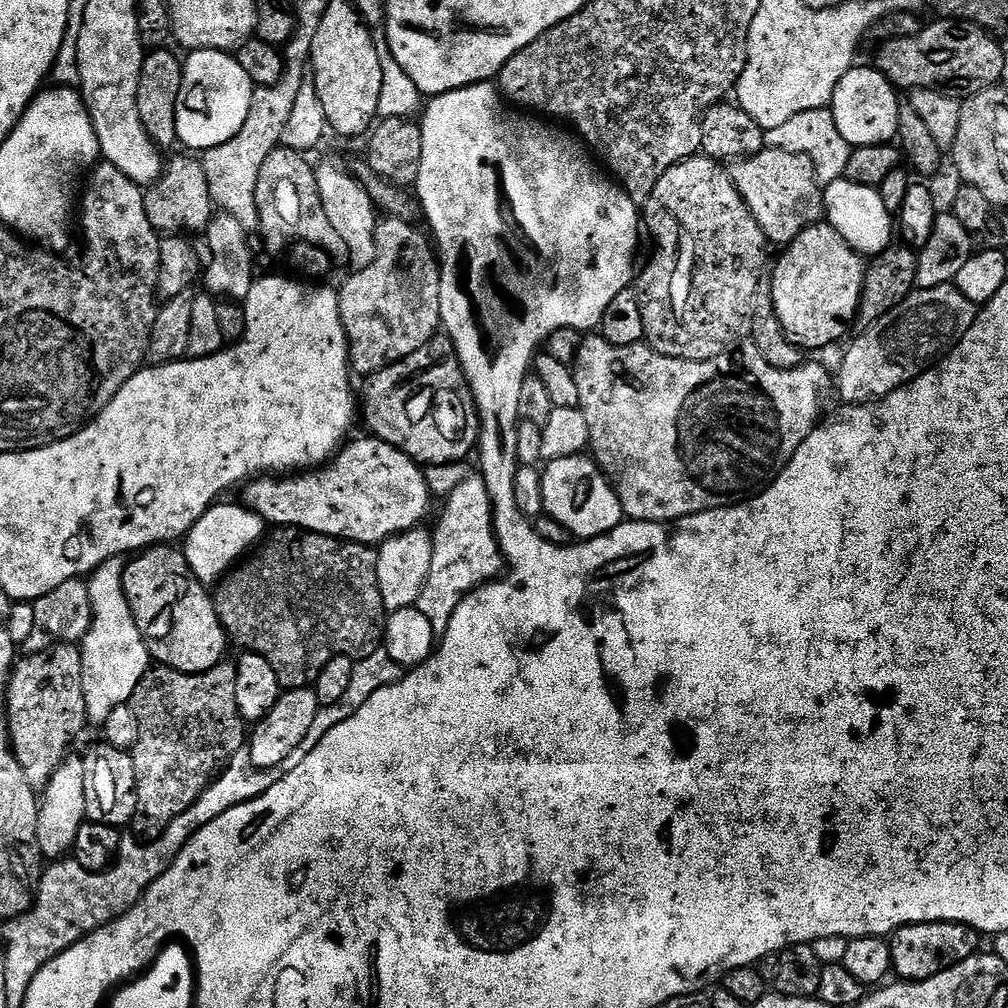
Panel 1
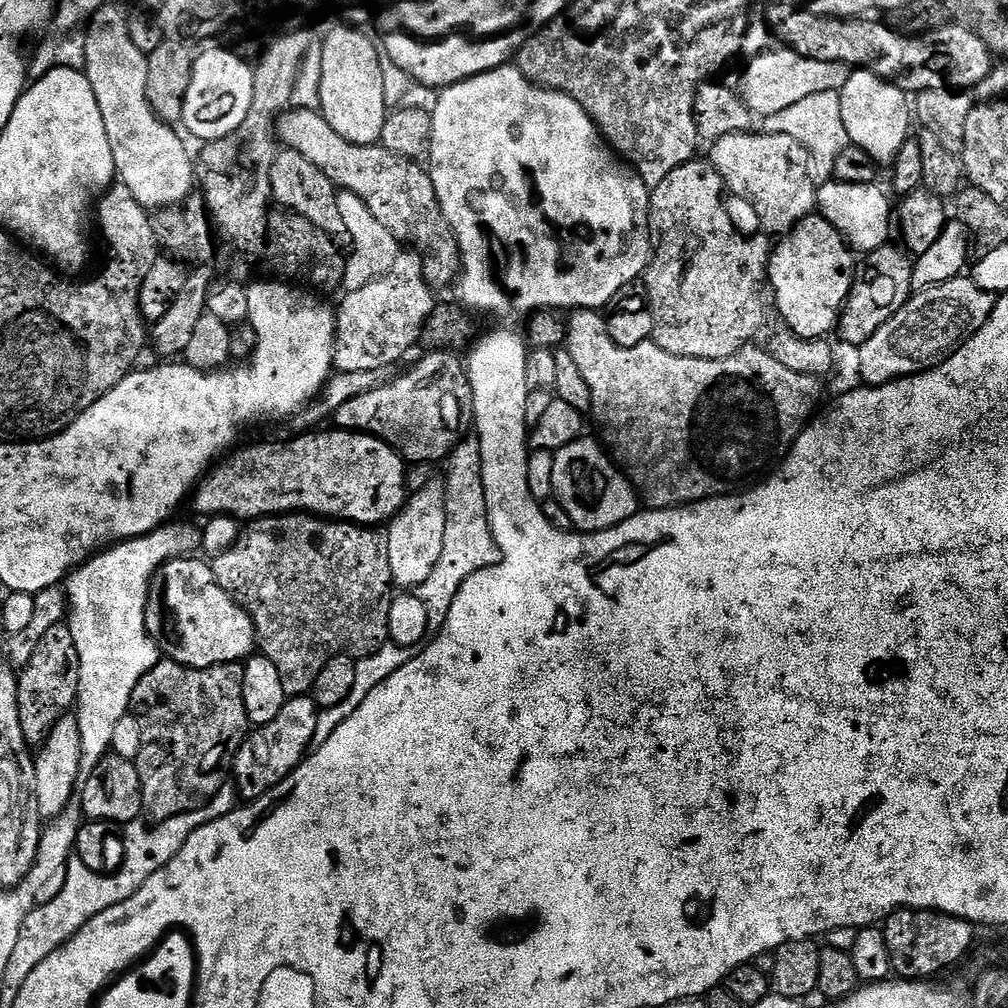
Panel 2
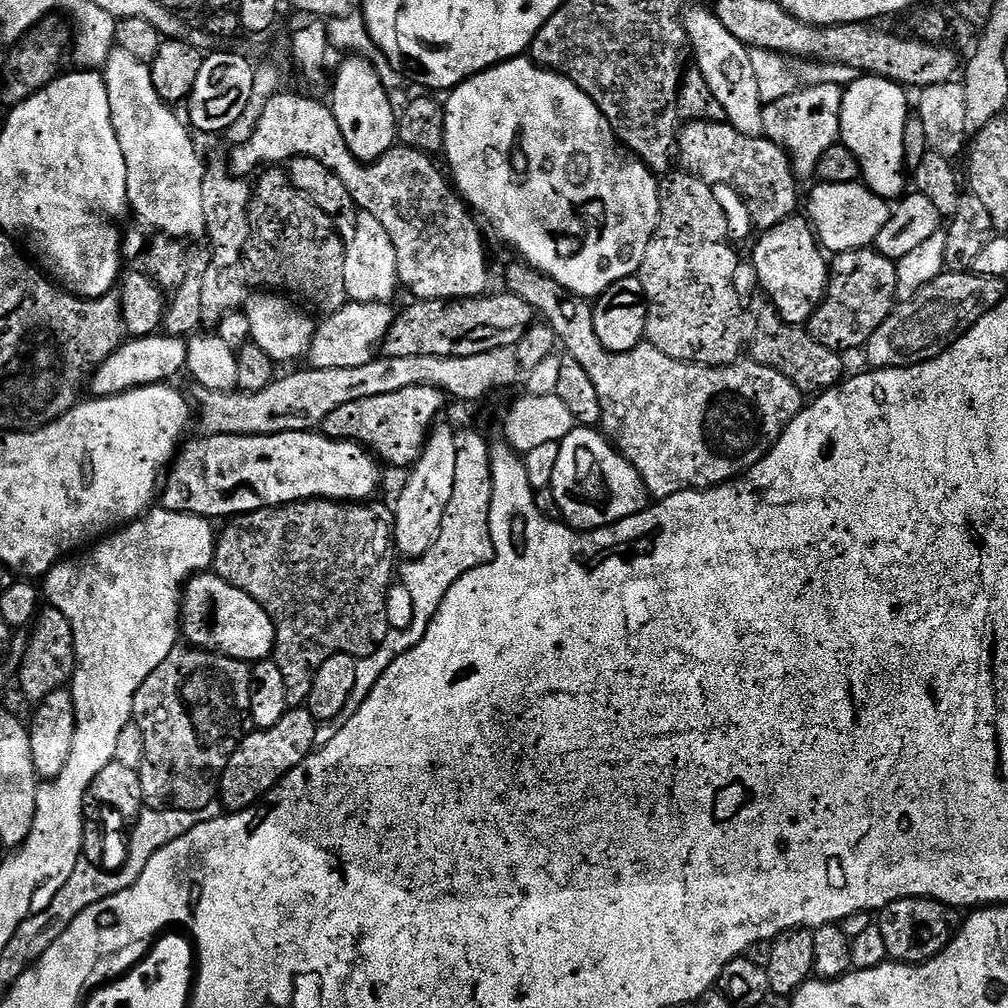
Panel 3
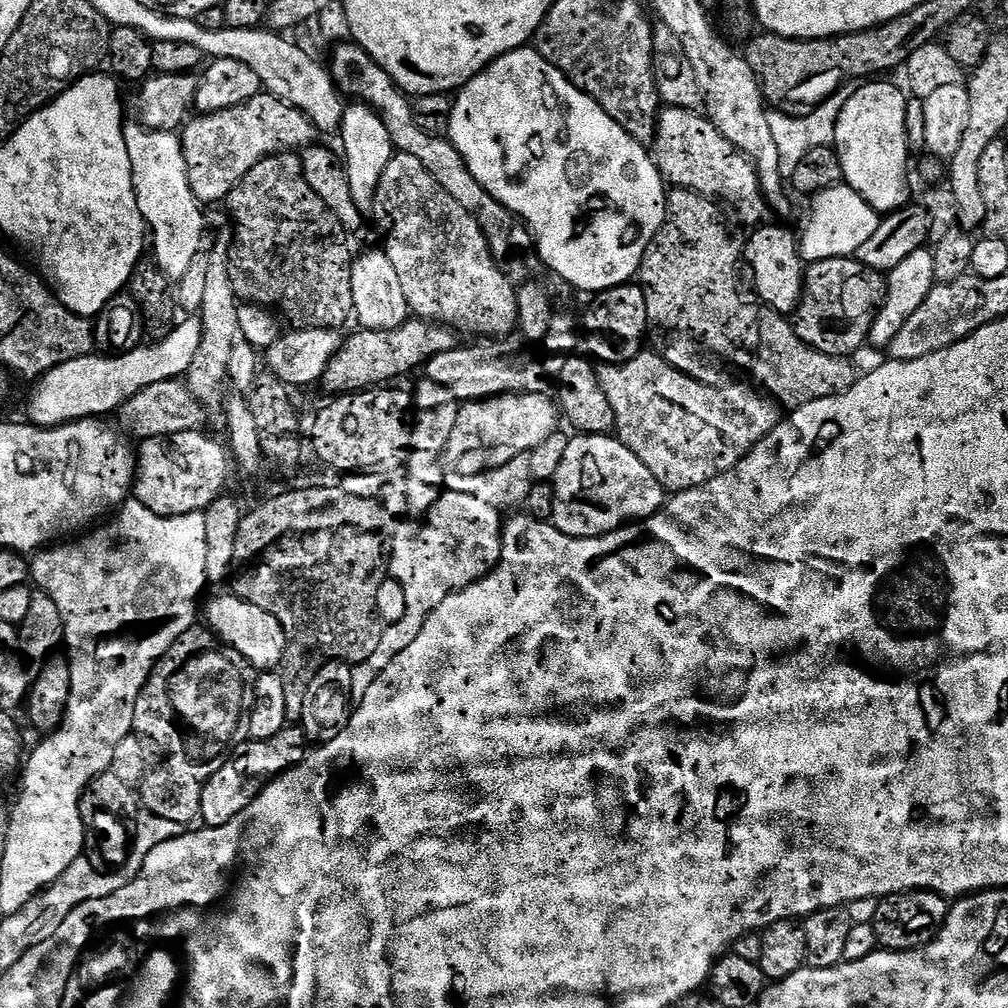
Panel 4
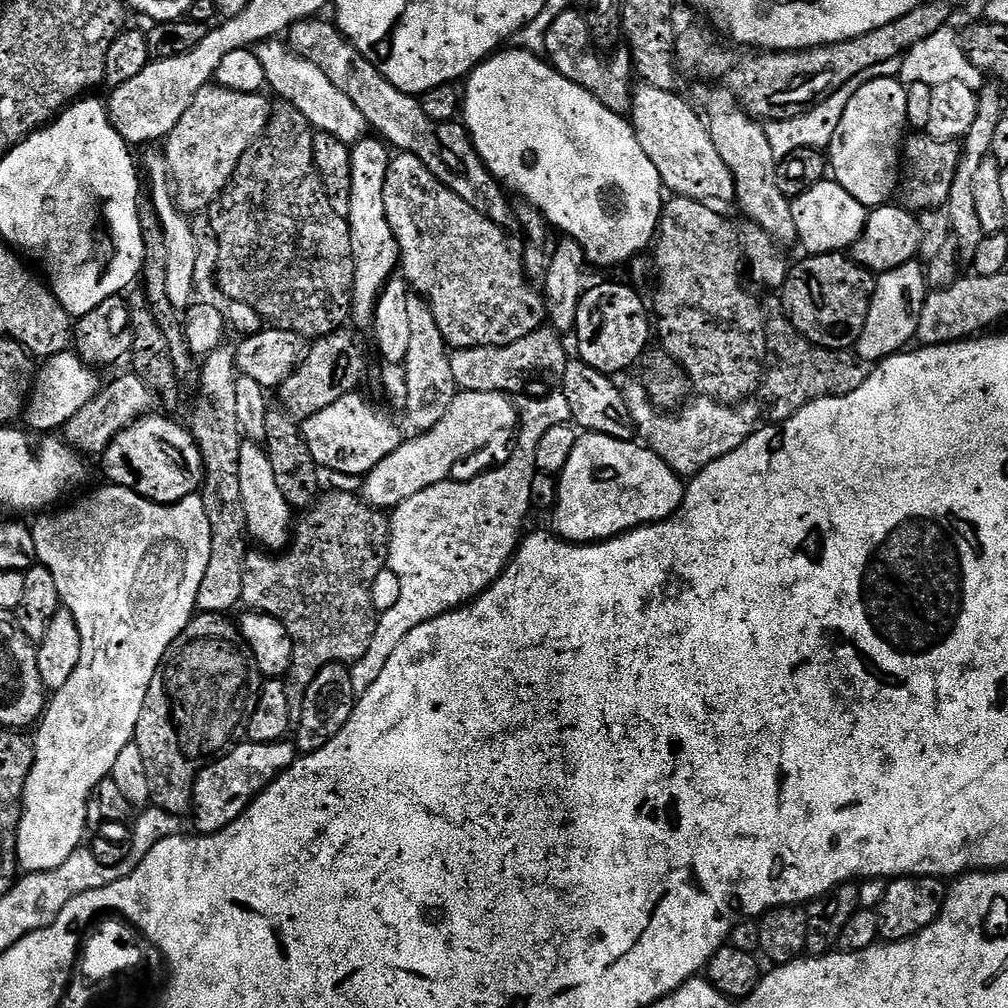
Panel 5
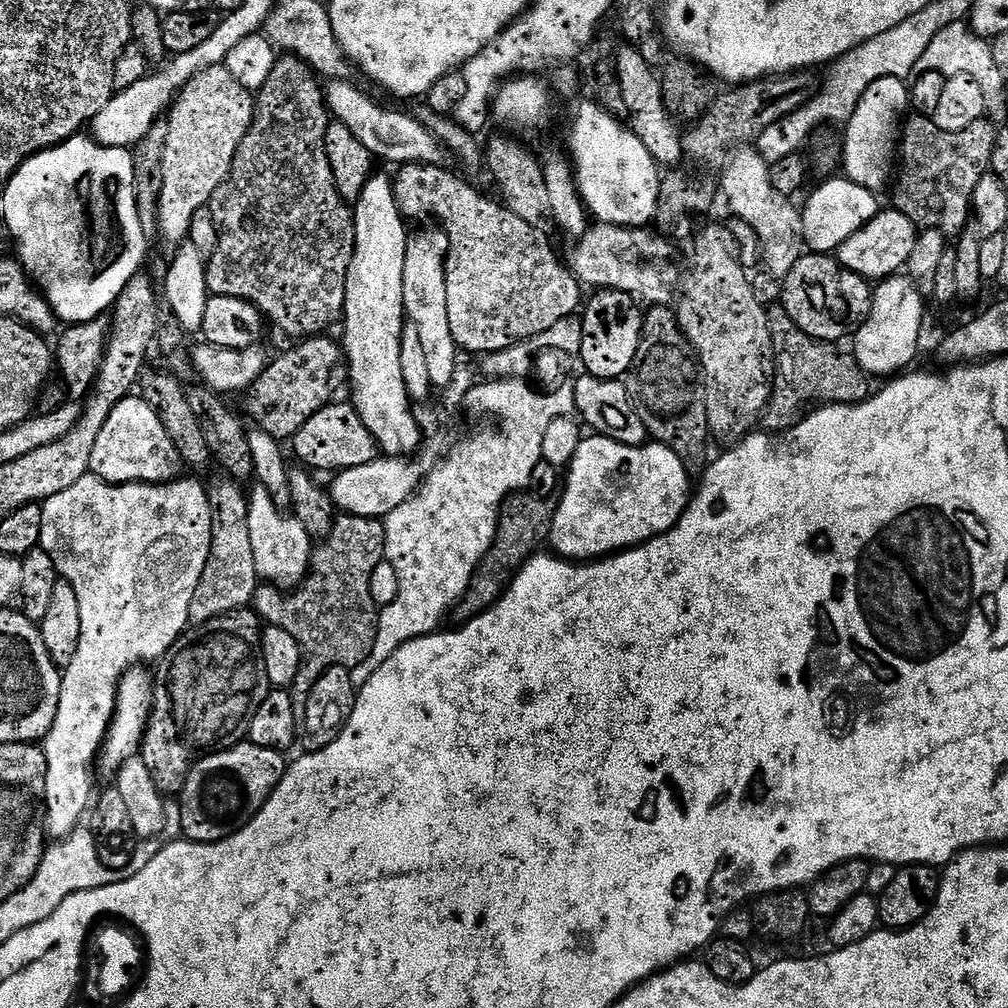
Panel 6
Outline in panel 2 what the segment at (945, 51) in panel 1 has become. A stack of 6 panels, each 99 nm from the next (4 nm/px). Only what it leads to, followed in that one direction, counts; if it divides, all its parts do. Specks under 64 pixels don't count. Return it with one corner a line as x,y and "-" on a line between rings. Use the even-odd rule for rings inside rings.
780,4
768,12
766,24
774,33
777,41
807,60
844,64
849,70
869,72
882,78
888,84
901,88
906,94
925,92
926,90
973,90
992,72
994,57
983,45
982,39
970,30
953,22
918,36
904,36
896,33
876,18
841,18
838,16
819,16
811,10
799,12
796,8
787,8

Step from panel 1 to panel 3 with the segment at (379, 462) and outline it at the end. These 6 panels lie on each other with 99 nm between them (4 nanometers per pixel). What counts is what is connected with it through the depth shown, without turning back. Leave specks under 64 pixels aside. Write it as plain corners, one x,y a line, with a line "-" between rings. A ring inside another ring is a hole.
316,430
269,436
204,436
199,439
189,439
177,451
167,469
162,484
162,504
170,512
185,512
216,522
219,521
219,516
235,518
263,508
297,504
300,500
368,502
373,499
372,495
377,495
380,487
382,468
377,457
367,448
354,444
351,440
332,440

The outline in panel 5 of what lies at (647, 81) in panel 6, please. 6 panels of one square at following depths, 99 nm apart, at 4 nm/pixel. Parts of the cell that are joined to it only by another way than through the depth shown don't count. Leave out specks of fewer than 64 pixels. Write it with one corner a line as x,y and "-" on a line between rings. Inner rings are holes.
645,83
635,89
630,123
642,150
646,150
646,156
654,162
669,193
705,202
735,201
736,179
730,166
722,162
722,154
708,131
705,117
700,117
682,97

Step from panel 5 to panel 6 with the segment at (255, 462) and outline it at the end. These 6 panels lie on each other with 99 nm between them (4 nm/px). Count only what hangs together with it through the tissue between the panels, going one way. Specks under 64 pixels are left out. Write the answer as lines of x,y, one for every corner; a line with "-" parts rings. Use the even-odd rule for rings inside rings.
255,483
248,492
247,525
253,544
254,564
257,577
278,588
291,590
308,575
314,551
314,541
297,518
283,511
274,502
264,484

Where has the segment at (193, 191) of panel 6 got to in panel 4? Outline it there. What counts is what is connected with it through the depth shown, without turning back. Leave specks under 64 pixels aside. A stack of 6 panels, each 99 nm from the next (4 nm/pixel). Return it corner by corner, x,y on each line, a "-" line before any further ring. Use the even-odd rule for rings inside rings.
261,94
238,106
230,106
226,110
217,112
206,112
197,117
197,120
189,119
183,125
180,141
184,147
190,190
194,190
196,199
204,206
216,204
219,200
220,203
227,201
236,183
246,174
250,174
250,170
254,170
254,166
258,166
258,162
262,162
268,156
276,155
277,152
303,150
309,147
318,136
315,125
312,124
311,118
306,113
269,94

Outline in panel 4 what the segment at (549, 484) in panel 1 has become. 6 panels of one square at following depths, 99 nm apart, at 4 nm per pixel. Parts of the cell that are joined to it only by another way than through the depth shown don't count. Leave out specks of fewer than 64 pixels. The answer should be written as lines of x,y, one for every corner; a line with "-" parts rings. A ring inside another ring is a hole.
612,434
573,435
570,446
566,446
566,454
562,457
562,466
558,466
554,487
556,501
550,517
551,523
562,530
562,534
578,538
605,536
615,528
623,528
625,524
653,516
666,503
666,490
658,482
658,478
650,474
646,462
642,462
638,454
634,454

